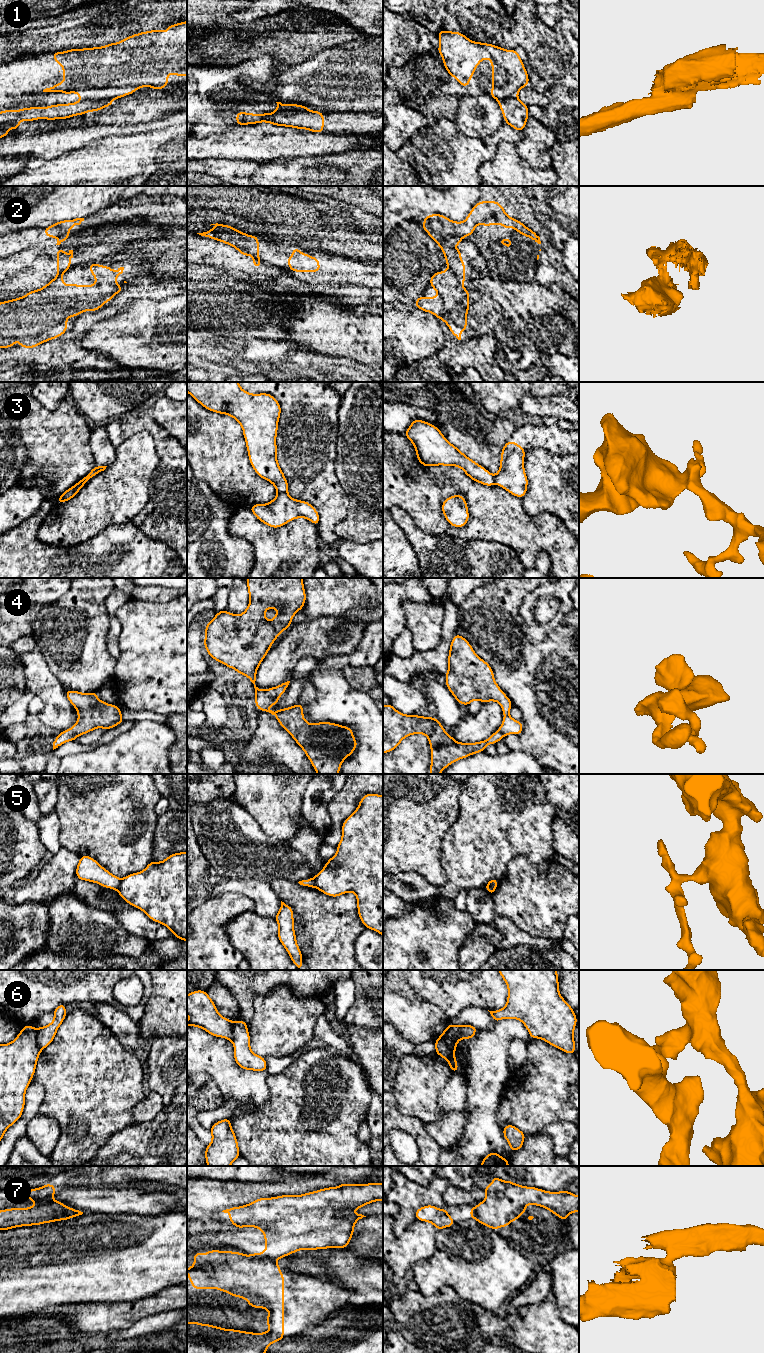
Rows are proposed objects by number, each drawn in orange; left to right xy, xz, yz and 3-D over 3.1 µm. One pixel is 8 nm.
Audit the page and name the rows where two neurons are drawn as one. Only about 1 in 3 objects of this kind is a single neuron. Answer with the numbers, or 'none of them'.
1, 2, 3, 5, 6, 7

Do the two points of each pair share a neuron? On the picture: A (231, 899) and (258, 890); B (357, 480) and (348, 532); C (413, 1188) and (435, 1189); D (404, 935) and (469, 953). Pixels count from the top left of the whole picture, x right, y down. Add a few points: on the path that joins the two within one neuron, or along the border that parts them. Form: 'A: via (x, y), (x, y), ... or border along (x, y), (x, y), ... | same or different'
A: border along (220, 892), (246, 895), (256, 907) | different
B: via (357, 493), (356, 519) | same
C: via (418, 1189), (430, 1190) | same
D: border along (472, 930), (461, 946), (457, 959) | different

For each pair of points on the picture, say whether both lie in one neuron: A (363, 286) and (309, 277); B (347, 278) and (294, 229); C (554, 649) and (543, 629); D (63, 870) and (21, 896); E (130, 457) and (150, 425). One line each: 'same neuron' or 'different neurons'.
A: same neuron
B: different neurons
C: different neurons
D: same neuron
E: different neurons

